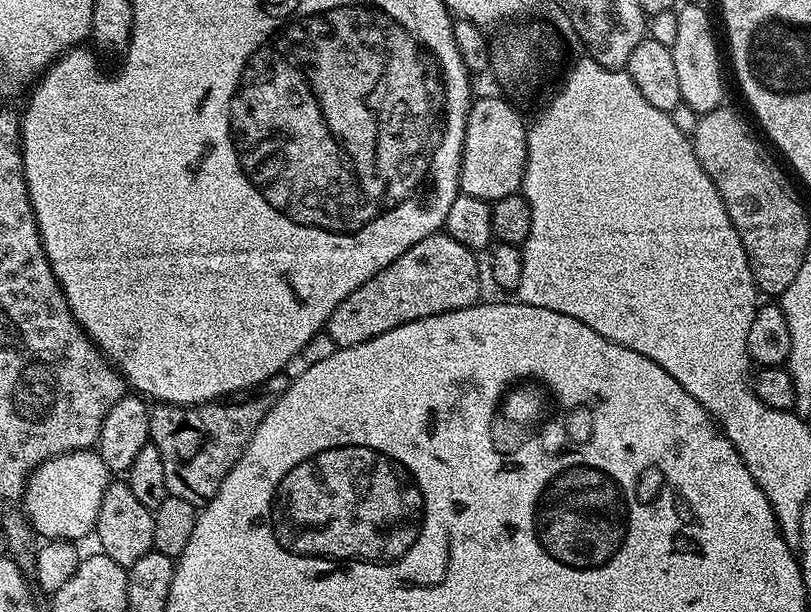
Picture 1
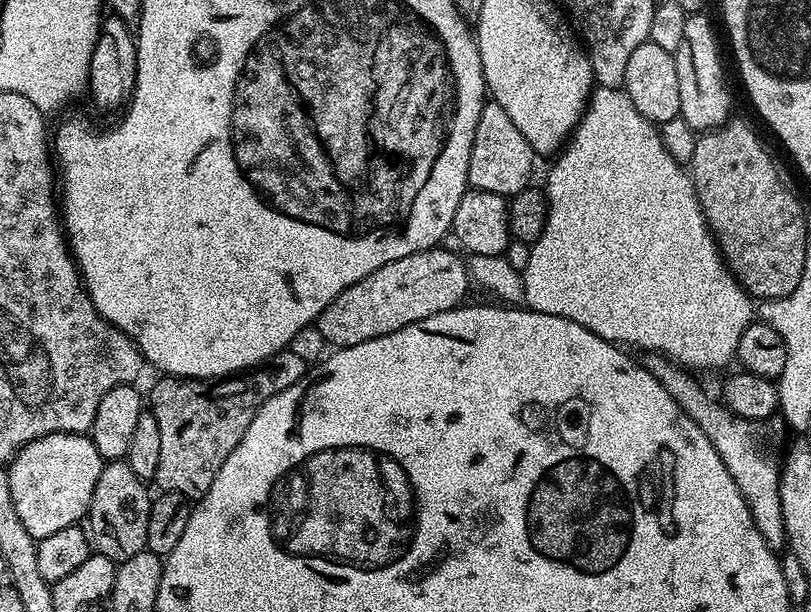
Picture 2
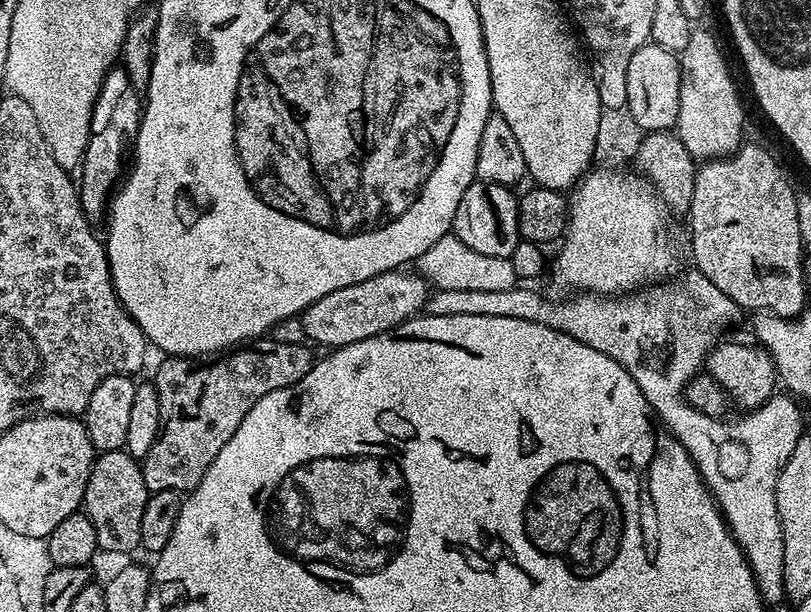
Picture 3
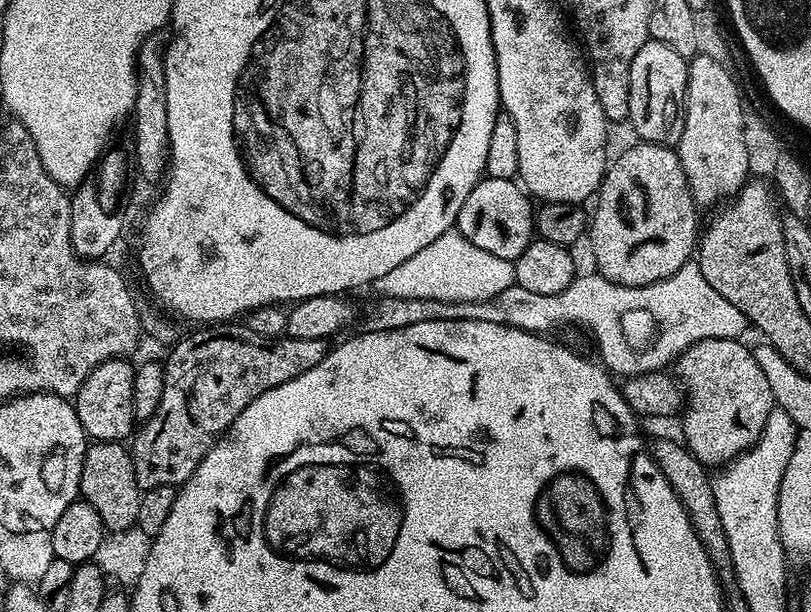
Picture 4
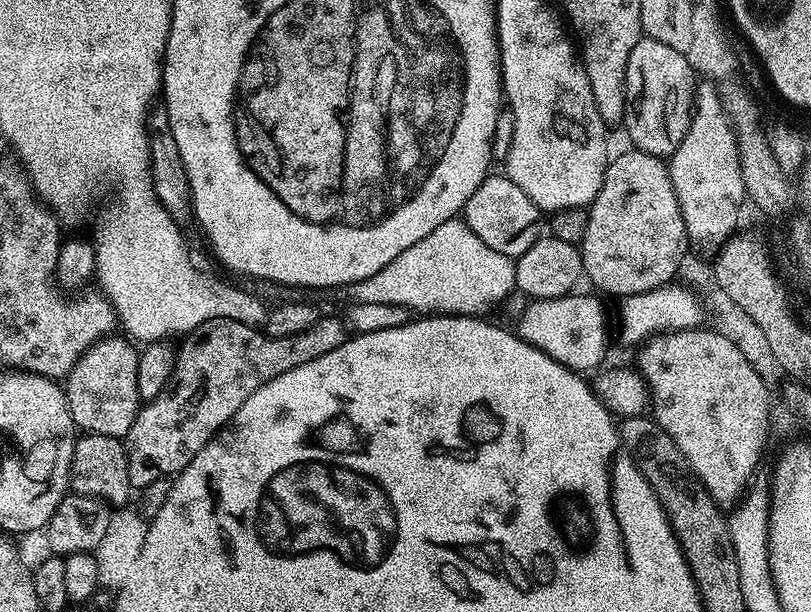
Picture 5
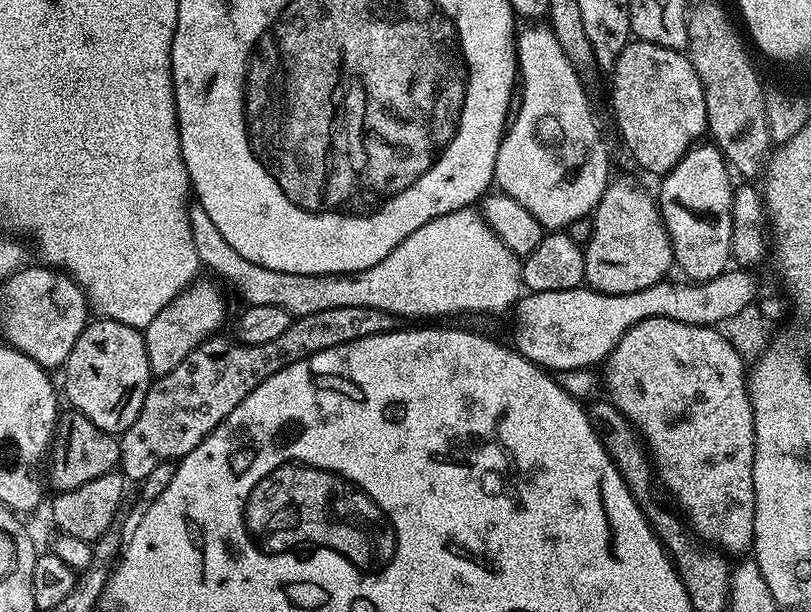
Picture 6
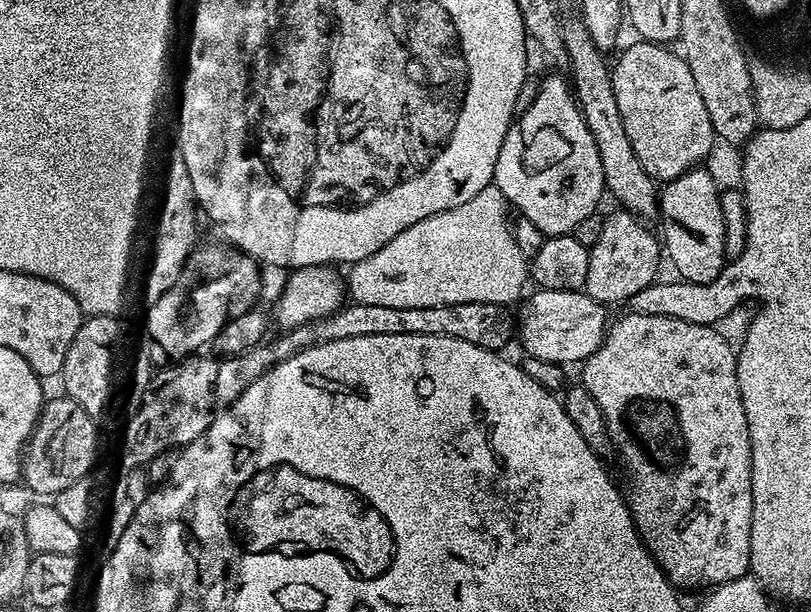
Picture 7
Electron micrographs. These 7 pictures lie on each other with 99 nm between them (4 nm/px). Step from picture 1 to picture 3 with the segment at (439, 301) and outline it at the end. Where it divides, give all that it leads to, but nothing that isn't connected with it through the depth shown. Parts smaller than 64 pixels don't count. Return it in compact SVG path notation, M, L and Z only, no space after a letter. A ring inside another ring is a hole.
M412 270L383 272L374 278L366 278L366 282L342 286L342 290L330 290L326 298L318 298L318 302L300 313L305 337L313 345L325 344L325 349L335 350L350 346L350 342L362 342L362 338L392 332L395 324L396 327L404 325L423 309L430 295L428 281L415 271L408 271Z

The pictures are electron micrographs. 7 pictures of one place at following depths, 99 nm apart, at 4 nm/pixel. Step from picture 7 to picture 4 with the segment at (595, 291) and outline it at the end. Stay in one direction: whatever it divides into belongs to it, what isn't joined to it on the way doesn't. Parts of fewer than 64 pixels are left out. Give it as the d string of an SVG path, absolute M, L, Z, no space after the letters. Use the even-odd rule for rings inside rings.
M636 142L633 148L626 149L617 160L615 157L609 163L594 203L596 209L590 212L590 240L592 236L595 271L610 282L627 288L646 286L662 278L670 278L693 259L698 248L698 205L692 200L692 191L688 189L686 174L682 170L680 153L675 147Z

